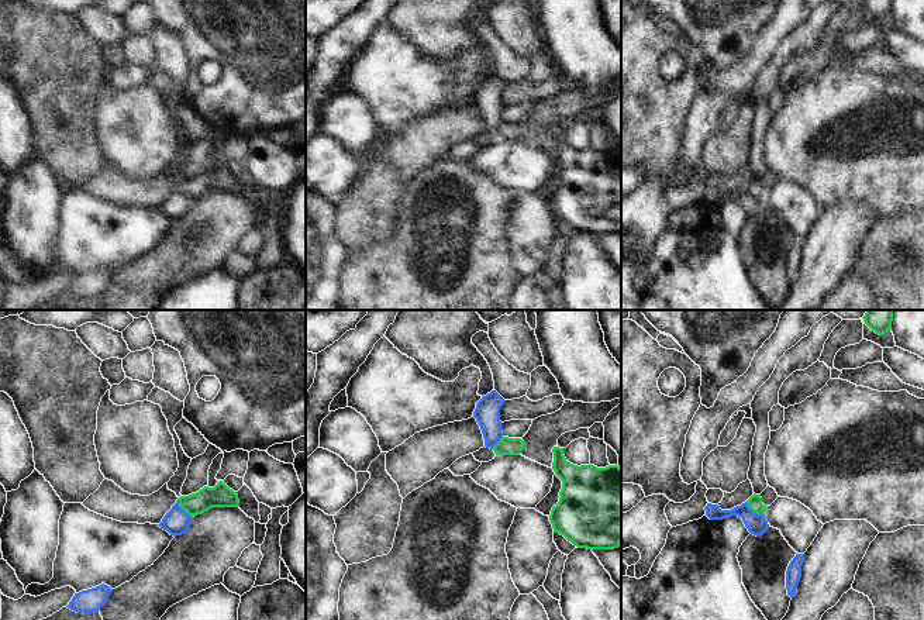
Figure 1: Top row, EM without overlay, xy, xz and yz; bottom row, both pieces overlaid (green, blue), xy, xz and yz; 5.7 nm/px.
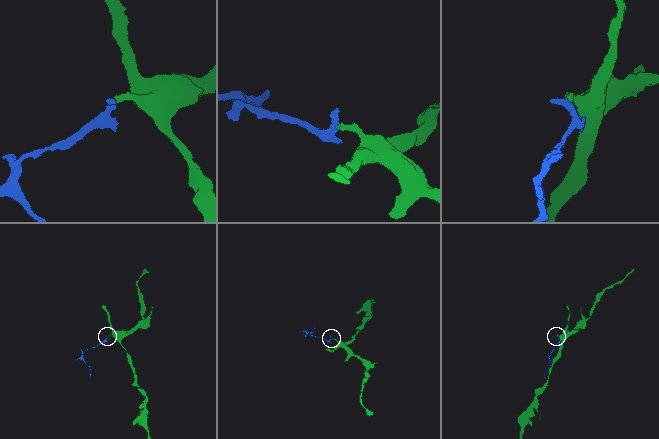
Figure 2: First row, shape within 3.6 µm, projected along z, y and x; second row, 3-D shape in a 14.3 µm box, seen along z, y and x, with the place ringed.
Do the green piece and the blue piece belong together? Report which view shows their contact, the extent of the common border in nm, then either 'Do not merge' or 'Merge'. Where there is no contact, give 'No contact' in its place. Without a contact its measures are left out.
Touches green in yz. Shared border 130 nm. Do not merge

